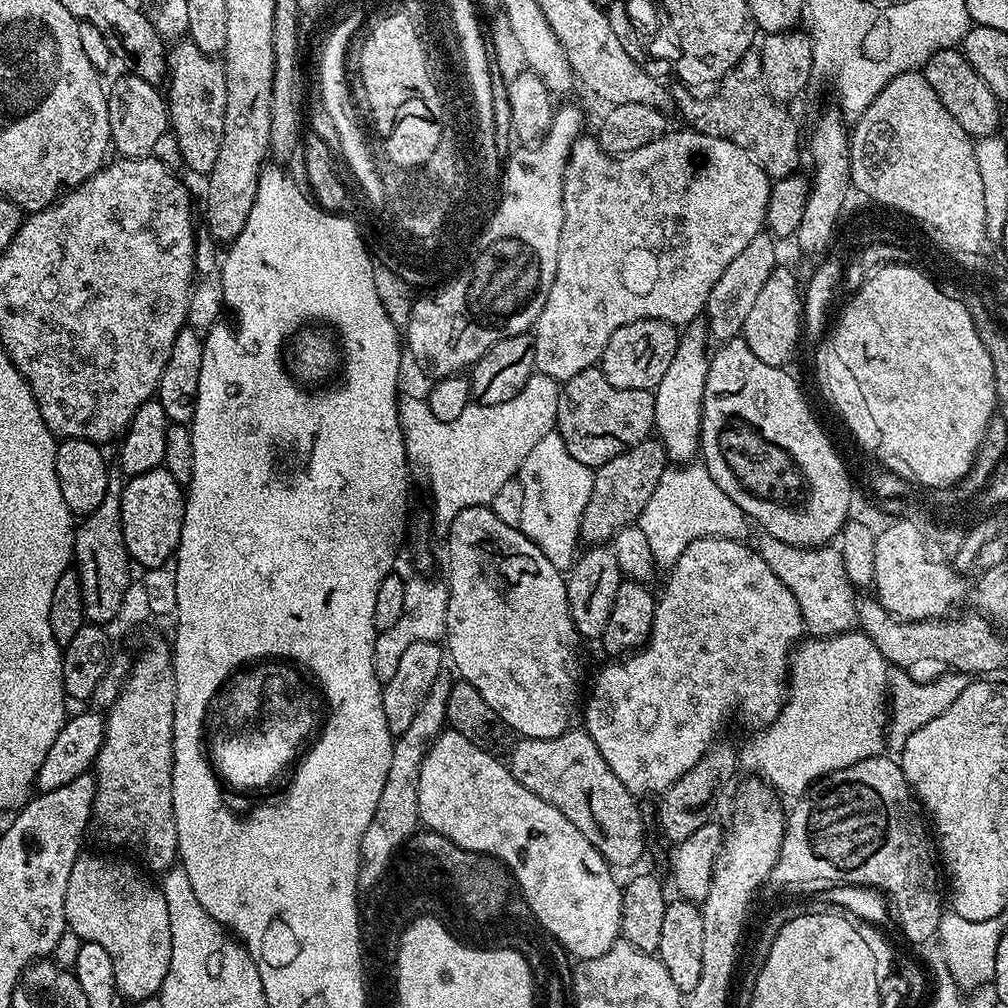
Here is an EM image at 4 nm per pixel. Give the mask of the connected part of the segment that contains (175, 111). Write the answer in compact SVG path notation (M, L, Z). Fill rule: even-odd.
M184 38L171 45L168 54L166 99L170 130L178 138L183 167L192 172L212 171L218 150L222 146L222 126L226 114L226 74L223 63L207 56L192 41Z

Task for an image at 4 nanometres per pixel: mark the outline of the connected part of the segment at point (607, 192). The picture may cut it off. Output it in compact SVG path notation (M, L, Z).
M668 130L658 139L639 146L628 153L612 155L604 152L595 135L581 134L574 142L568 155L568 165L564 171L562 182L562 230L560 231L560 249L558 250L558 270L554 274L554 286L550 286L550 294L546 298L546 306L542 306L542 314L534 325L536 341L535 371L563 382L574 378L574 374L582 374L582 370L599 365L600 355L606 350L606 342L610 342L610 334L630 322L639 320L665 320L668 324L683 326L691 320L701 319L708 307L710 290L714 290L714 282L722 278L722 270L730 266L734 260L758 236L764 228L765 208L769 202L772 180L758 166L756 160L747 154L736 143L717 136L707 136L695 130L673 132Z

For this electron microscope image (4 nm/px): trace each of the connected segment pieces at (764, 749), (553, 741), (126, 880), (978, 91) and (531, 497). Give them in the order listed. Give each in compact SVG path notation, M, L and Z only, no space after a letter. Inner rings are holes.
M851 630L849 632L838 633L835 636L818 636L815 638L804 638L797 643L791 657L790 667L788 670L788 683L786 685L786 699L782 710L778 714L778 718L774 718L774 722L763 729L760 740L760 757L756 760L756 768L765 776L767 783L781 797L792 796L791 798L799 798L812 787L813 784L819 782L823 776L829 776L831 772L842 770L846 766L854 766L854 762L862 762L871 756L879 756L886 748L886 733L888 730L888 710L890 701L888 698L888 672L890 665L887 660L882 658L882 654L878 650L878 646L874 646L874 642L870 642L867 634L859 630Z
M569 730L554 738L520 738L513 743L511 756L510 767L514 778L518 778L518 782L522 782L526 790L538 794L538 798L562 810L562 814L566 814L566 818L570 818L570 822L574 822L574 826L578 826L578 830L582 830L582 834L590 838L592 845L604 855L613 869L632 868L639 862L640 855L644 852L644 820L636 805L639 804L637 797L632 796L630 790L622 786L622 782L618 782L614 770L606 766L606 758L598 754L598 746L594 746L594 738L590 738L587 732Z
M88 850L81 851L80 857L74 862L74 870L70 870L70 882L66 882L66 922L73 937L79 938L81 941L98 942L98 946L104 947L106 954L110 954L110 958L114 962L114 982L117 993L123 999L125 996L132 1002L139 1002L155 997L159 993L162 982L166 978L166 970L170 970L170 946L172 945L170 942L170 910L166 910L163 887L159 883L151 884L147 880L149 877L135 863L129 862L127 859L124 860L115 860L112 856L95 856Z
M959 47L938 50L938 54L926 61L922 74L926 82L930 82L930 90L938 94L938 102L942 102L942 106L950 110L950 115L957 120L958 126L962 126L962 130L966 130L968 136L979 138L997 134L1002 102L996 97L994 90L990 90L990 86L986 86L982 78L978 78L978 70L970 66Z
M555 430L546 434L546 438L541 438L534 445L534 450L530 450L530 454L526 454L526 462L522 462L518 473L523 491L522 518L519 529L526 534L526 538L530 538L530 542L534 542L534 546L538 546L538 550L542 550L542 554L546 554L550 566L568 570L577 559L578 547L576 548L576 544L581 543L582 510L586 510L586 502L592 493L593 475L593 469L578 462L578 458L574 458L574 454L570 454L570 450L566 450L566 442L562 442L560 433Z

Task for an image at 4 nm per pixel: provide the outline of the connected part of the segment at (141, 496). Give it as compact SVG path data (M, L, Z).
M162 466L131 477L120 495L122 538L129 557L147 570L173 559L182 538L185 489Z

